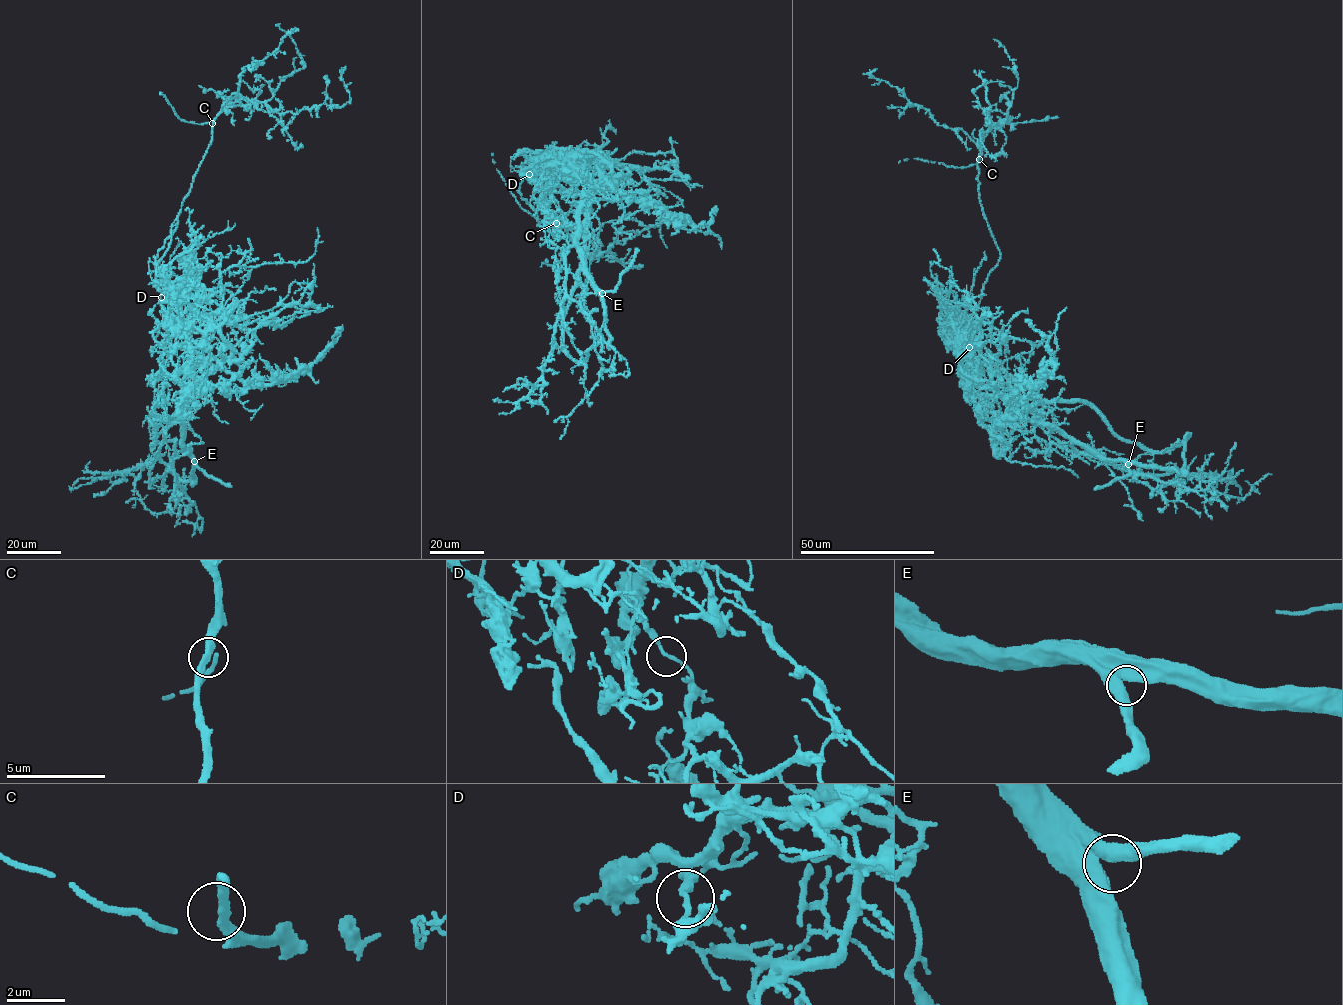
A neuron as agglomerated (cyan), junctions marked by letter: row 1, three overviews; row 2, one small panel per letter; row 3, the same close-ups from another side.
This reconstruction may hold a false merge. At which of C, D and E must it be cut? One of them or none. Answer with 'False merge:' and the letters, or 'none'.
False merge: D

